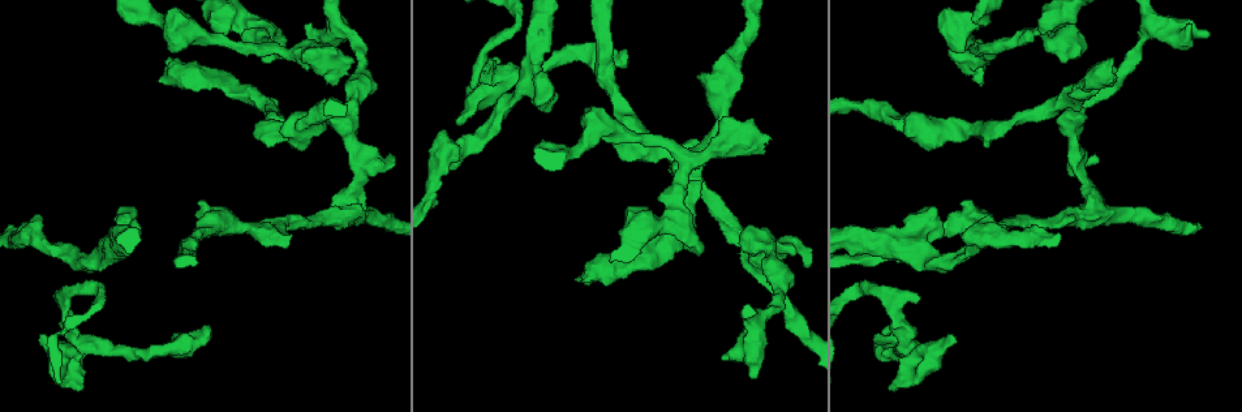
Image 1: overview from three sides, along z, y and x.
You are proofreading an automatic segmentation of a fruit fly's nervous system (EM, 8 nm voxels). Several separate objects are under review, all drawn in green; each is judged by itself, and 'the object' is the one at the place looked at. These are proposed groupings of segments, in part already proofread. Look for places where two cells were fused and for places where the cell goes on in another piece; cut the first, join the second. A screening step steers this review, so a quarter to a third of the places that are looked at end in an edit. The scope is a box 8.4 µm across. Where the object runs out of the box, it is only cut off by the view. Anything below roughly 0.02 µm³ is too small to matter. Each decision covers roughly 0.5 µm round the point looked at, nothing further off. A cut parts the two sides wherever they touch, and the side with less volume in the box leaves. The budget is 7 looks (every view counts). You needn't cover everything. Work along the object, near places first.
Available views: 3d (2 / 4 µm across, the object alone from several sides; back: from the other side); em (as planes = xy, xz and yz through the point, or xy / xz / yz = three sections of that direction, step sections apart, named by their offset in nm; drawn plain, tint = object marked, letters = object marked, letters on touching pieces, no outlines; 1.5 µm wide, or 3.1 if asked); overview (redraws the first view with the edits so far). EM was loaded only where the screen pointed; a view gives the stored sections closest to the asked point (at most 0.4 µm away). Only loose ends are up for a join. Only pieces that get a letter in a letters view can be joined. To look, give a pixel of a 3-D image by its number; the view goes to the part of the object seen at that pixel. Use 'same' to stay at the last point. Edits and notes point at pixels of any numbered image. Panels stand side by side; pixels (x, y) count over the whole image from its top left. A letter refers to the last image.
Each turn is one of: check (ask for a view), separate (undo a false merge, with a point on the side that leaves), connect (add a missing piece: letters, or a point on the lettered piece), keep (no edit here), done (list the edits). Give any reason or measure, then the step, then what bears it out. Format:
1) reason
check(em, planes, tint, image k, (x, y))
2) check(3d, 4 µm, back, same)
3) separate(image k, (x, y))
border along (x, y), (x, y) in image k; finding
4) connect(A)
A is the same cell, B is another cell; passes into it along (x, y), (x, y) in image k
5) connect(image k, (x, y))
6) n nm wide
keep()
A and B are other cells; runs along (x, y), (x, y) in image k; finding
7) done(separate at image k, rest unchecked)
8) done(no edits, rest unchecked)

sudden change in width
check(3d, 2 µm, image 1, (971, 250))

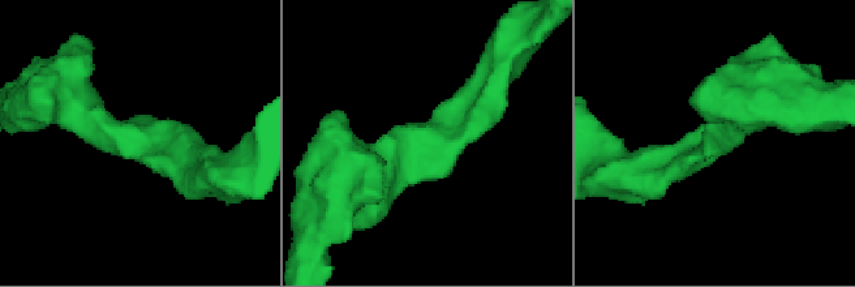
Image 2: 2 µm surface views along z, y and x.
arms of 260, 420 nm
check(em, xz, step 8, letters, image 2, (156, 142))

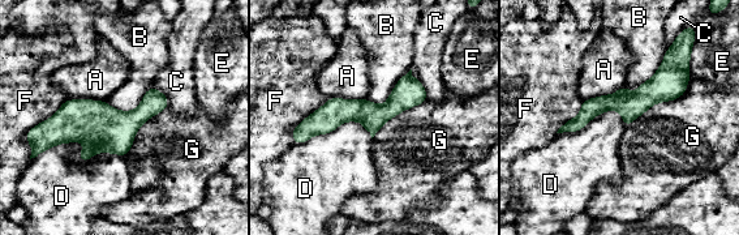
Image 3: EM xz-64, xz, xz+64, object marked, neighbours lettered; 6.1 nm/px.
cut it another way
check(em, planes, letters, same)

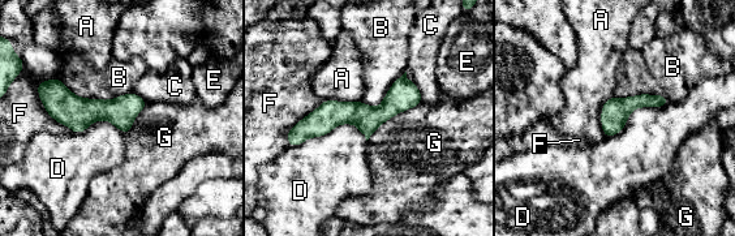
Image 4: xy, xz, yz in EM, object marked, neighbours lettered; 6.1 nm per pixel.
keep()
A, B, C, D, E, F and G are other cells; border along (366, 138), (338, 124), (289, 147) in image 4; all the same cell

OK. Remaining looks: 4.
branch stops here
check(em, planes, letters, image 1, (963, 205))

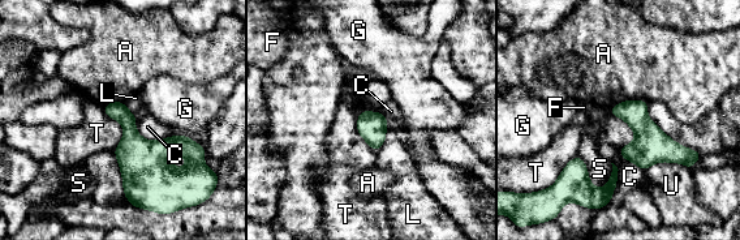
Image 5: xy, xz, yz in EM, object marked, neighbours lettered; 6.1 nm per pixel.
T touches over 480 nm
keep()
A, C, F, G, L, S, T and U are other cells; border along (646, 101), (650, 119), (702, 154) in image 5; no lettered piece goes on from it

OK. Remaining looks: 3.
sharp bend
check(em, xz, step 4, letters, image 1, (102, 290))

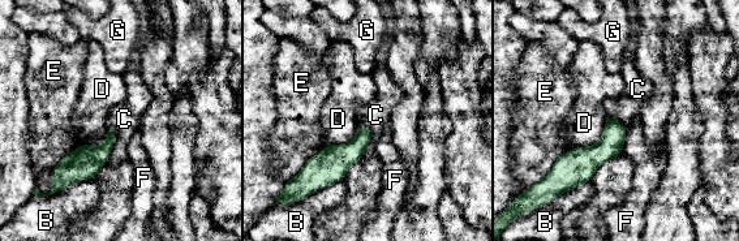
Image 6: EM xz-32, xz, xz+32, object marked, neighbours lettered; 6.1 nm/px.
50 nm wide
keep()
B, C, D, E, F and G are other cells; border along (627, 132), (623, 142) in image 6; continuous, no second cell

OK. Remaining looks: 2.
done(no edits, rest unchecked)

